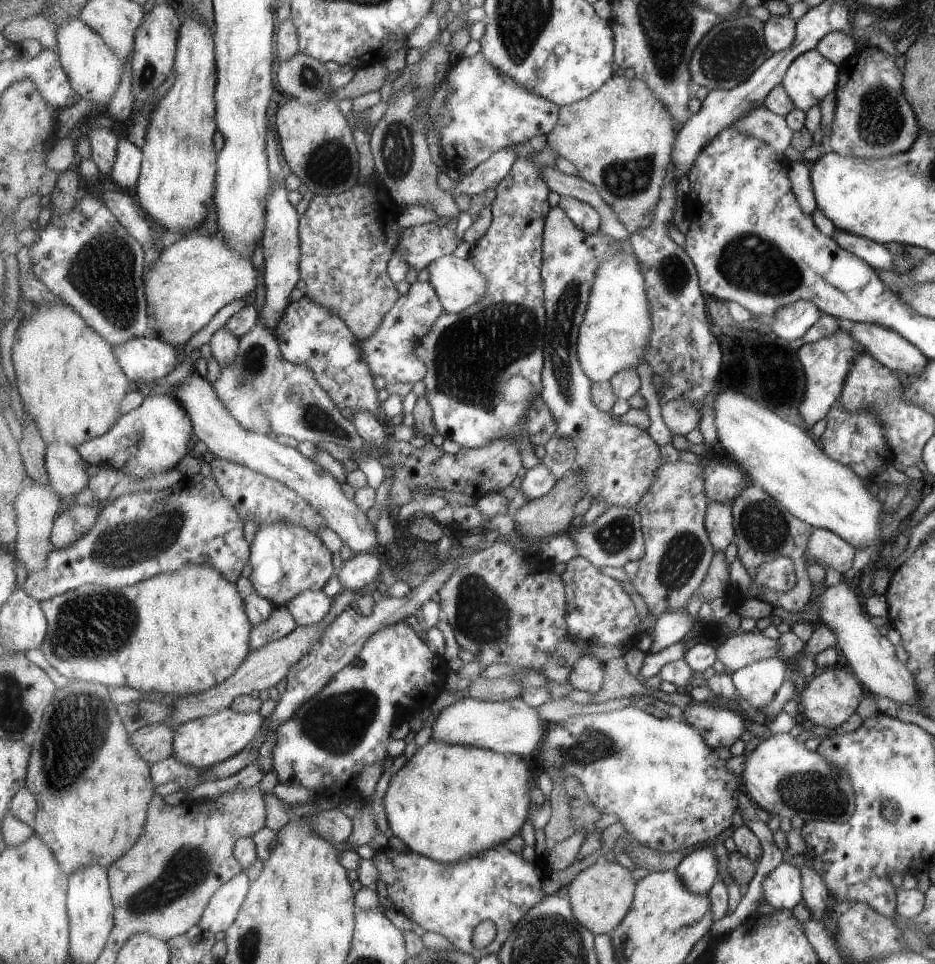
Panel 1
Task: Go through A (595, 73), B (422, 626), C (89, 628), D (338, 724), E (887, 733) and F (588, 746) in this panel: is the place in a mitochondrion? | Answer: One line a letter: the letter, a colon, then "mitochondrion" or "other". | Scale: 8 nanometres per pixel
A: other
B: other
C: mitochondrion
D: mitochondrion
E: other
F: mitochondrion

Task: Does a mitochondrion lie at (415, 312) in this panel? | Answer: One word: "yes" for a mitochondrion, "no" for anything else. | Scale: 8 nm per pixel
no

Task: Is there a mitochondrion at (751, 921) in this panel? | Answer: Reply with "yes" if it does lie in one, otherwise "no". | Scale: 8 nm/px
no

